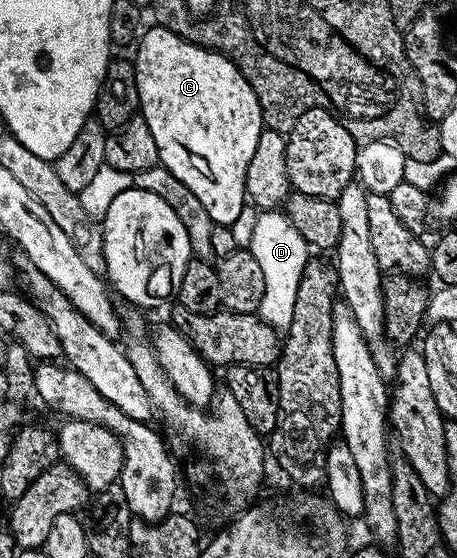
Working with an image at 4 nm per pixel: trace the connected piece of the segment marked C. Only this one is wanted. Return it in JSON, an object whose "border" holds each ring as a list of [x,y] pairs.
{"border":[[[152,26],[146,32],[139,37],[134,55],[140,99],[139,115],[146,118],[146,126],[150,126],[150,134],[154,134],[160,164],[168,168],[170,174],[178,178],[178,182],[186,182],[186,186],[190,186],[198,202],[206,206],[206,214],[210,214],[213,224],[235,225],[235,220],[243,214],[246,205],[246,166],[265,129],[258,98],[250,82],[242,78],[238,66],[234,66],[234,62],[222,54],[186,42],[178,34],[159,26]]]}

